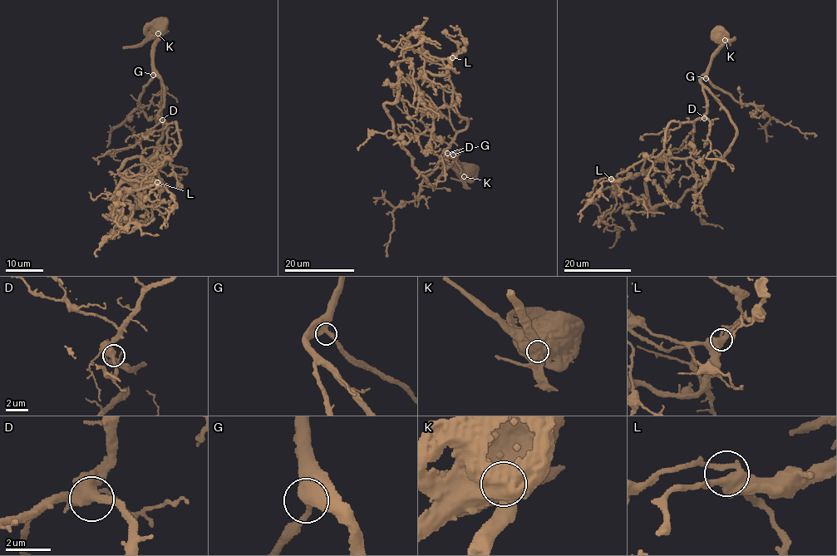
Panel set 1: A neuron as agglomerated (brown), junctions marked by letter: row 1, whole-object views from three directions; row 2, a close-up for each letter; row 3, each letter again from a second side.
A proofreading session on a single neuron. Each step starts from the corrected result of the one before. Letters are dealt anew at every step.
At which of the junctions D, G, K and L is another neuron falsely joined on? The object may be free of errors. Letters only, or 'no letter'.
K

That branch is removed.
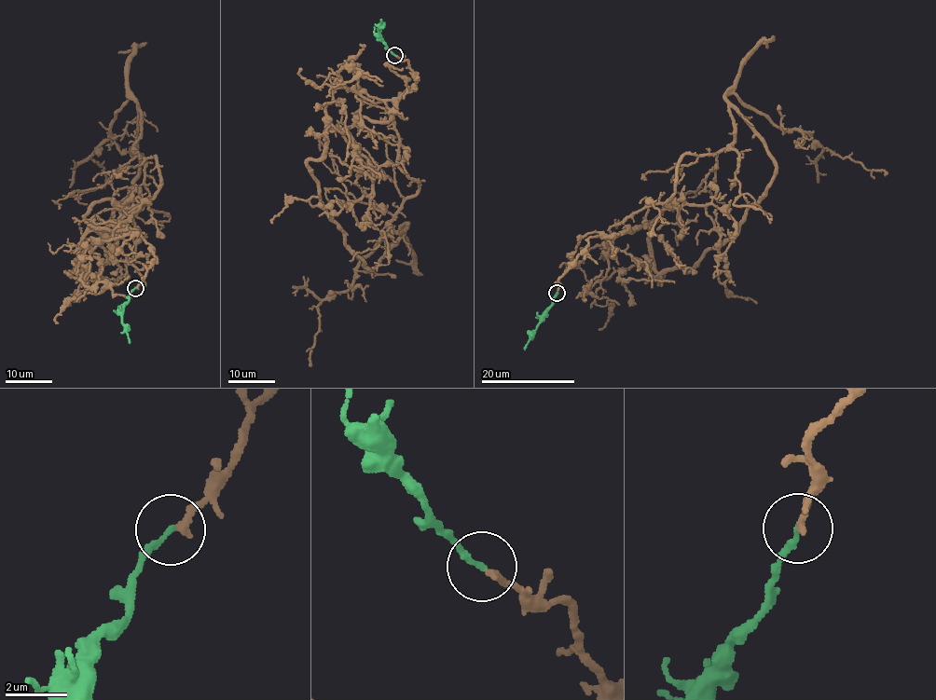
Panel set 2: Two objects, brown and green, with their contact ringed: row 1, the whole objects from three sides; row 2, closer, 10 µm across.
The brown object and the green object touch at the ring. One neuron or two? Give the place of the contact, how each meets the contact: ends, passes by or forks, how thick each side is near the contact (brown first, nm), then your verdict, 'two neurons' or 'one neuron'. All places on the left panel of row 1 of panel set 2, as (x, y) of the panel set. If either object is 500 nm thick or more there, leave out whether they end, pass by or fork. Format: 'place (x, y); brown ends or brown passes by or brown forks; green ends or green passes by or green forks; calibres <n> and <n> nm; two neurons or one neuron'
place (135, 288); brown ends; green ends; calibres 240 and 190 nm; one neuron

